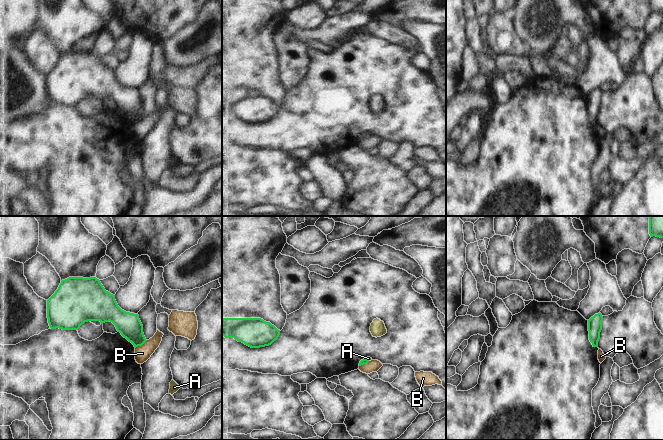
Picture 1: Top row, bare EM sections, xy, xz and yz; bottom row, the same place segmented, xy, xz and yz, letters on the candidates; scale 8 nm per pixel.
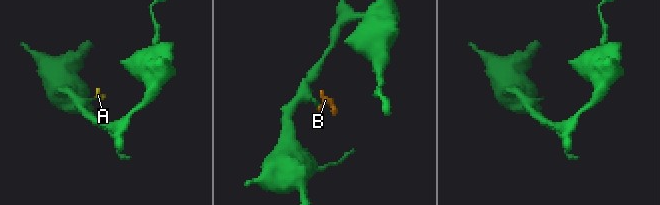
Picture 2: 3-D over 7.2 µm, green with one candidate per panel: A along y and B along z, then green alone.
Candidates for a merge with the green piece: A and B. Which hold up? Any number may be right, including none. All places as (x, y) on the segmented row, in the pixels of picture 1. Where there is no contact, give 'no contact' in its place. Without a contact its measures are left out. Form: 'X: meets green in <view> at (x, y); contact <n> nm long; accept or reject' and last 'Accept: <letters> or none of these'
A: meets green in xz at (367, 359); contact 40 nm long; accept
B: meets green in xy at (141, 345); contact 120 nm long; reject
Accept: A

